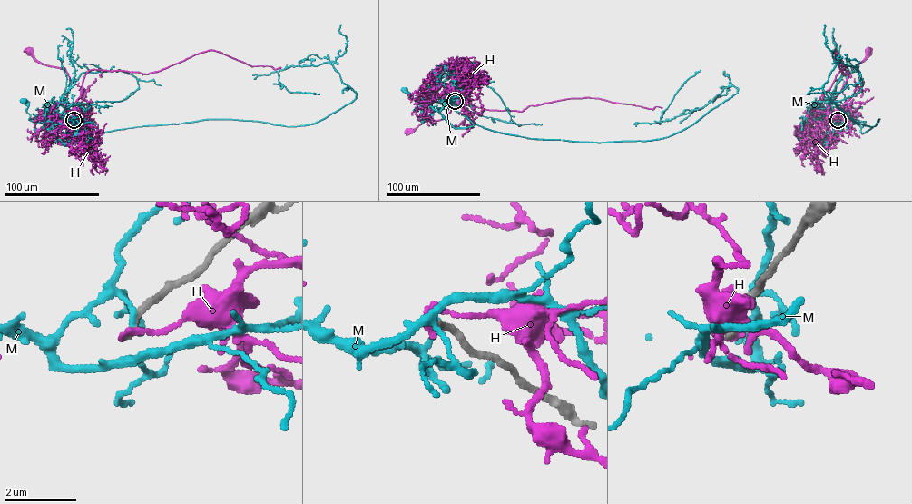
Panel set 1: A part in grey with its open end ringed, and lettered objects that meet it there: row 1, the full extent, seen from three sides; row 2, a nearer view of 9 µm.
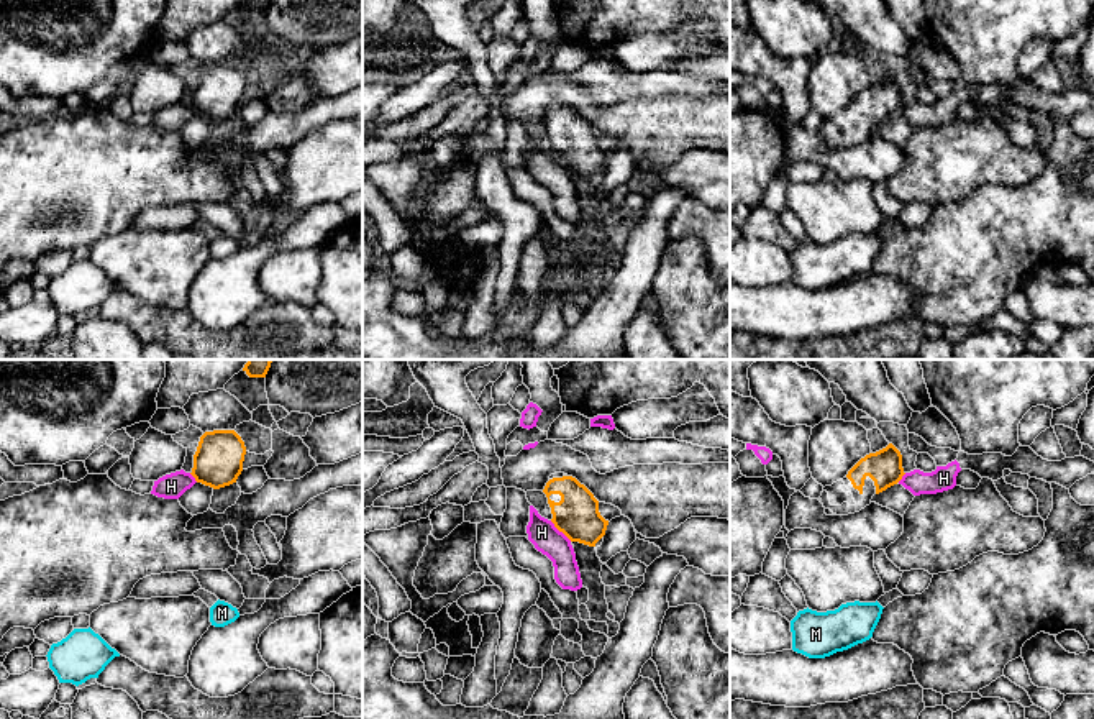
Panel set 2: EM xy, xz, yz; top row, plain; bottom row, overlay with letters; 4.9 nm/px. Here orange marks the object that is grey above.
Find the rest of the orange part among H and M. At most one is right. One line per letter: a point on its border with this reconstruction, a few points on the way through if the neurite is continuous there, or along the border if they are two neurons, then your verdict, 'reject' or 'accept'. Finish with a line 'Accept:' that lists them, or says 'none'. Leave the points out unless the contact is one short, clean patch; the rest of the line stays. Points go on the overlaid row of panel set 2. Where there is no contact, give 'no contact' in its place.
H: contact xz (561, 531); reject
M: no contact; reject
Accept: none

